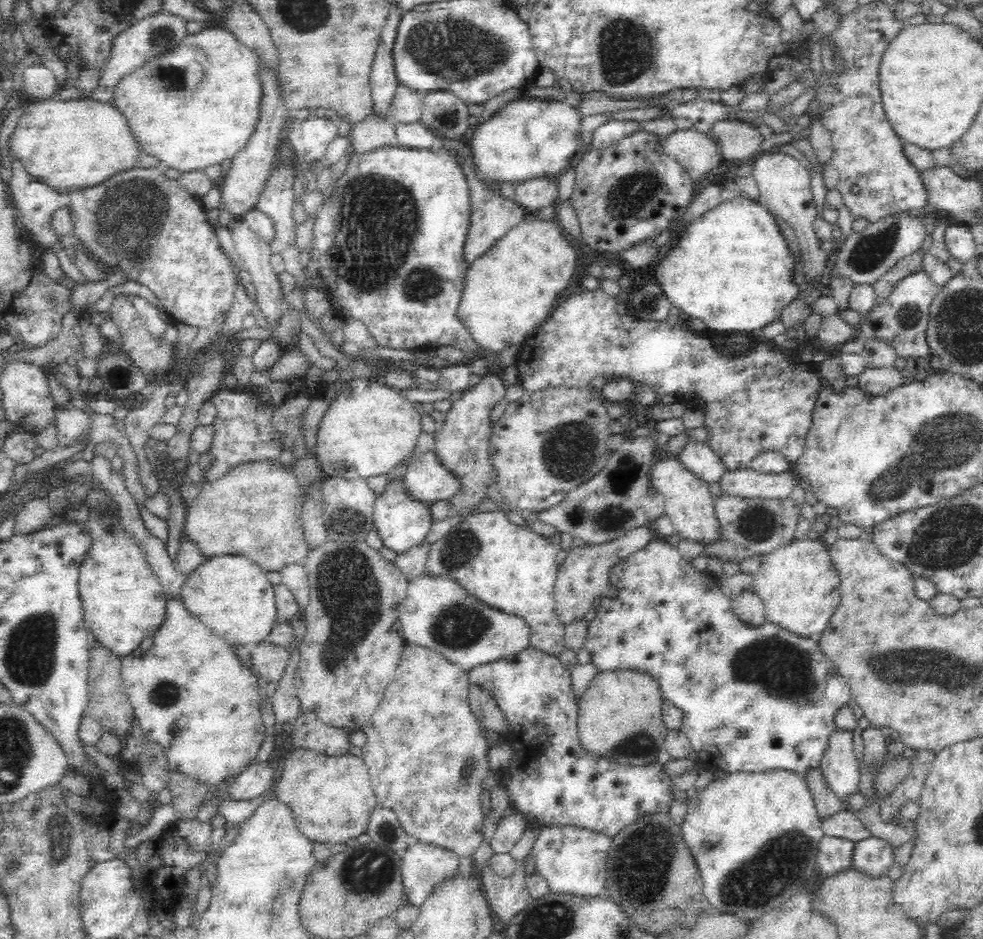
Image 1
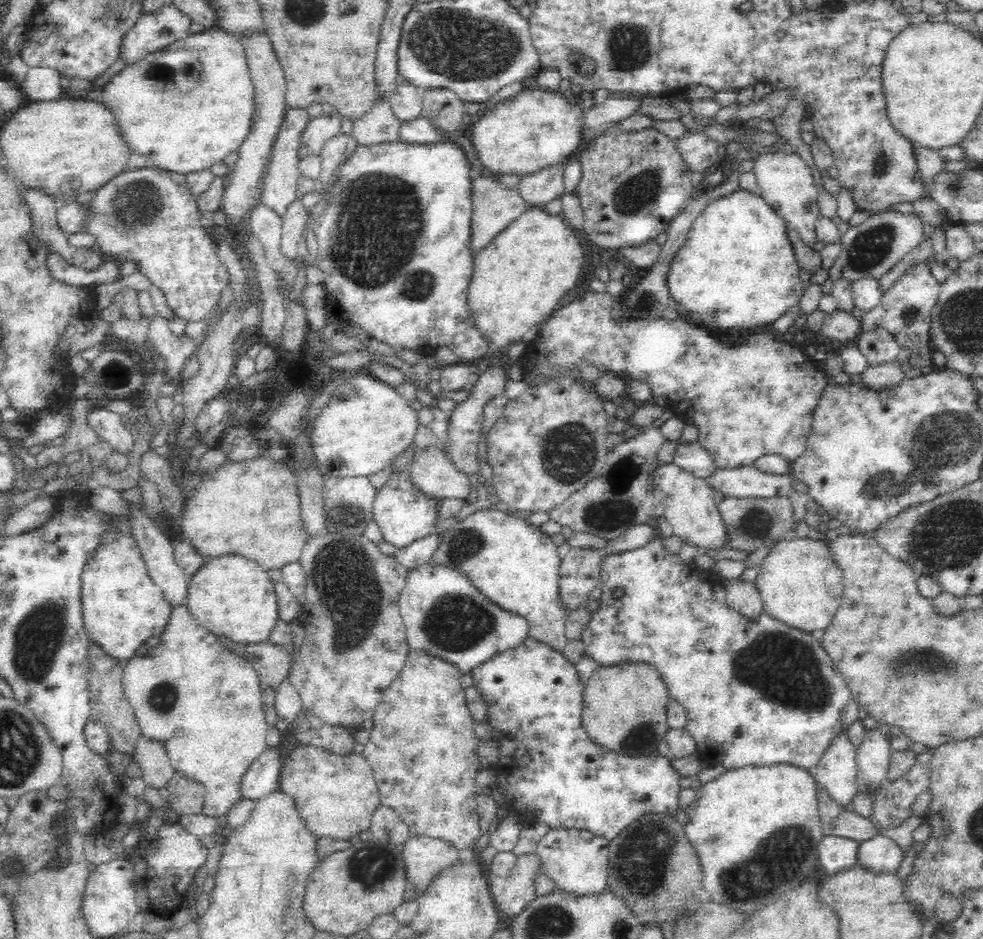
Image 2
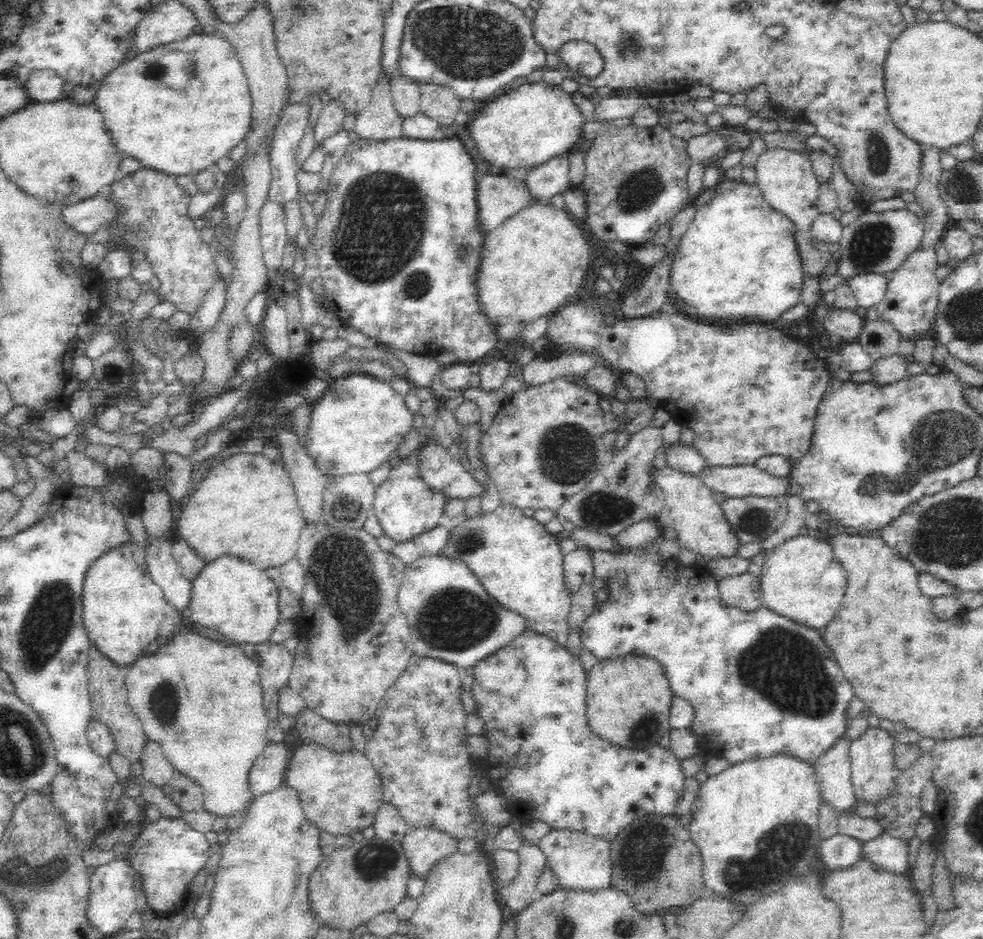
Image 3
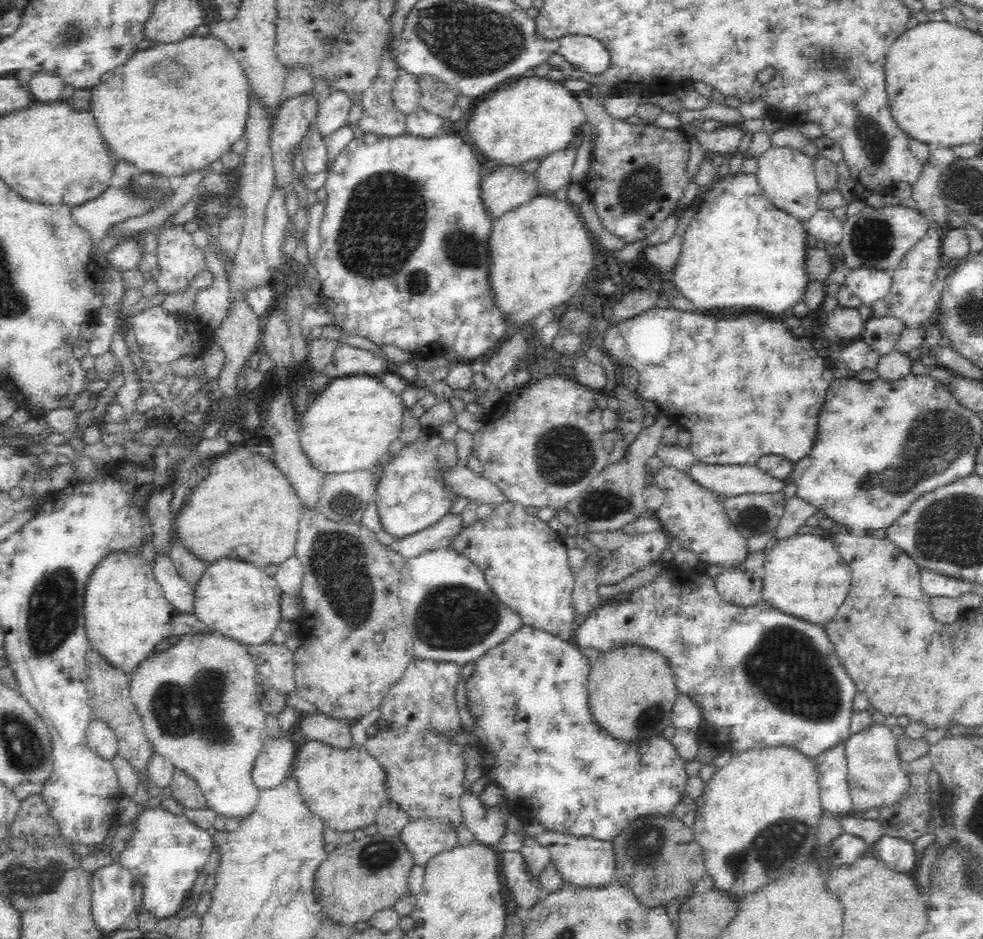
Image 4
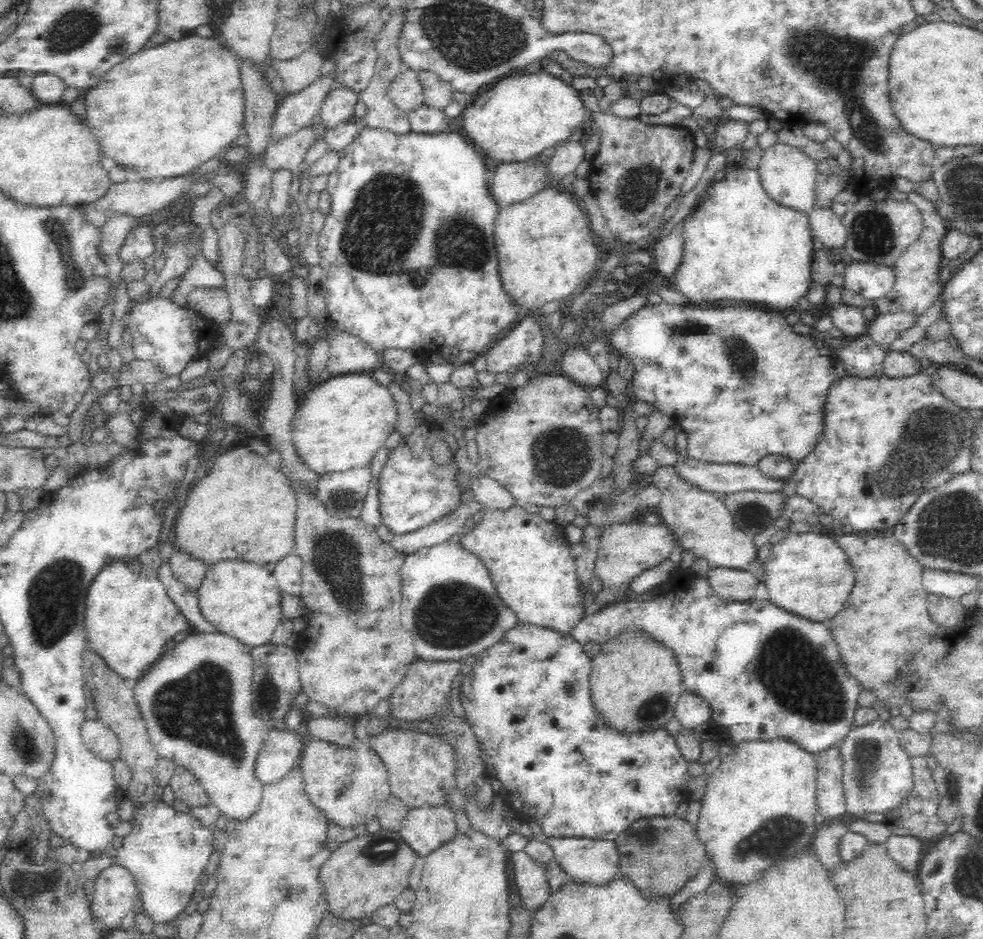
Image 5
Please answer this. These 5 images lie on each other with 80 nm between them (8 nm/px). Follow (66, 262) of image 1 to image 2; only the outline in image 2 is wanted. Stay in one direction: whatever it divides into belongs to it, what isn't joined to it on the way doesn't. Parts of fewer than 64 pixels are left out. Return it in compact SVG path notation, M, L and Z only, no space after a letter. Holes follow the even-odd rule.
M24 187L24 195L28 199L30 211L32 211L32 221L34 221L34 231L38 237L46 239L50 243L50 250L57 252L68 261L73 260L73 249L68 244L68 235L60 229L57 221L58 201L51 196L47 196L41 190L32 190Z

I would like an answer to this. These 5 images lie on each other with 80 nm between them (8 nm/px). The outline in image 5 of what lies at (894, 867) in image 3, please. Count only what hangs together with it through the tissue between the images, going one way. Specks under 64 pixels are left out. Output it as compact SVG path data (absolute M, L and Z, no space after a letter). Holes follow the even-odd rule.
M890 835L885 842L888 854L894 858L898 865L907 871L915 873L918 864L922 860L922 839L920 837L907 835Z

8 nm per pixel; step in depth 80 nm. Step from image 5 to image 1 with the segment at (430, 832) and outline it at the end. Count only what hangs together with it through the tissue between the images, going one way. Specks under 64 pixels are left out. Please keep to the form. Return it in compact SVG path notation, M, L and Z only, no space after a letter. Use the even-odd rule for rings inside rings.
M413 840L405 848L401 864L402 882L408 902L419 907L442 879L459 870L459 857L433 842Z

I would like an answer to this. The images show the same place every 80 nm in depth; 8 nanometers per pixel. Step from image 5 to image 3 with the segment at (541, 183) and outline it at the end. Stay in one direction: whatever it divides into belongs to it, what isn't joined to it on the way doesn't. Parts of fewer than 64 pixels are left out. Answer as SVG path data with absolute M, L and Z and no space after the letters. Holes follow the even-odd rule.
M497 170L489 171L477 182L477 193L478 214L486 234L533 201L526 179L508 178L503 171Z

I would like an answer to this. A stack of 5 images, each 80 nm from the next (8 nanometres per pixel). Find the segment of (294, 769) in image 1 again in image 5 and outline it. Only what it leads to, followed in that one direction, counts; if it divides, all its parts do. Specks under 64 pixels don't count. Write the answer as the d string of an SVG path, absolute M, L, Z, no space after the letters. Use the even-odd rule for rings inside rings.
M312 739L299 761L306 793L314 805L326 812L328 822L357 827L376 818L378 810L391 795L388 767L369 746L367 740L355 739L350 746Z

